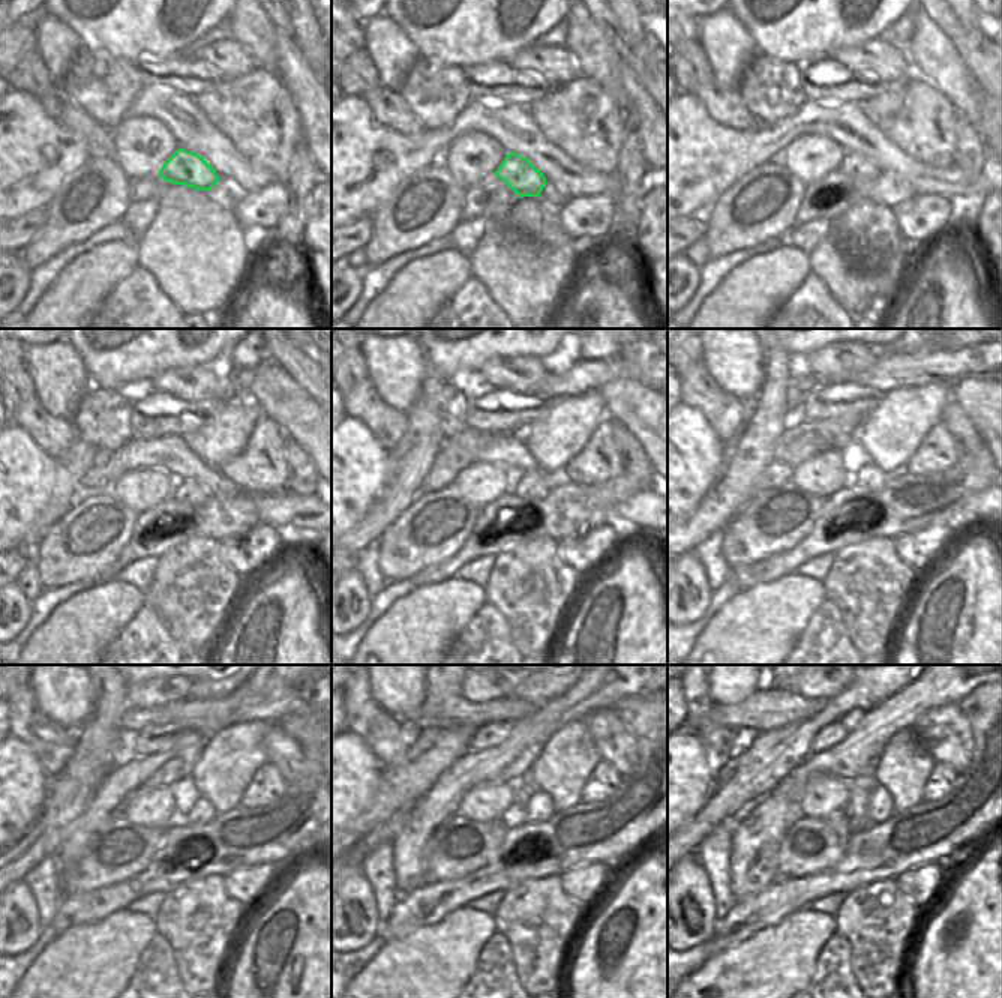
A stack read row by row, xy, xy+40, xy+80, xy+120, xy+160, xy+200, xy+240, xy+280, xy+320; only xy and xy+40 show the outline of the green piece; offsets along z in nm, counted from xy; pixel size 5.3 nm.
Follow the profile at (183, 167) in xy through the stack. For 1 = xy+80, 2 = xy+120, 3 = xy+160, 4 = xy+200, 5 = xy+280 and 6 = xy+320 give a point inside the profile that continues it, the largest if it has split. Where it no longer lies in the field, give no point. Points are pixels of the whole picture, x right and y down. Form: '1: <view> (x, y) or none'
1: xy+80 (857, 165)
2: xy+120 (188, 491)
3: xy+160 (534, 485)
4: xy+200 (870, 477)
5: xy+280 (537, 809)
6: xy+320 (879, 808)

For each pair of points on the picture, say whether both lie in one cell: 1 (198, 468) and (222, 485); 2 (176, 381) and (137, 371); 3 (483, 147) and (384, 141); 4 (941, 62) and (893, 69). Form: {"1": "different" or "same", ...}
{"1": "same", "2": "different", "3": "different", "4": "different"}

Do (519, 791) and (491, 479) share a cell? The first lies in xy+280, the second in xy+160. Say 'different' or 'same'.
different

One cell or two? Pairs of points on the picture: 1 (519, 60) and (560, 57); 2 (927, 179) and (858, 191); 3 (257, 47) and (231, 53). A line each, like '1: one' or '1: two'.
1: one
2: two
3: two

